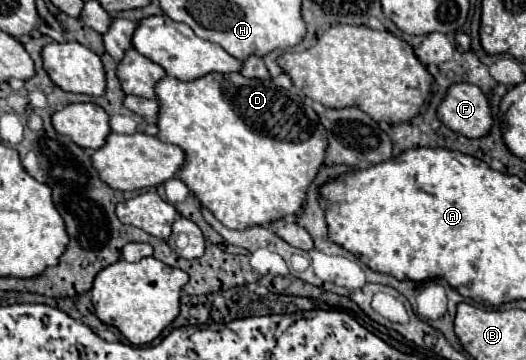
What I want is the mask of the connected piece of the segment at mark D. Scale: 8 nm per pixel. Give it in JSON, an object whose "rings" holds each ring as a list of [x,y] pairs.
{"rings":[[[210,73],[196,81],[164,77],[156,85],[156,95],[160,101],[158,139],[174,143],[186,151],[180,179],[206,209],[212,209],[212,213],[220,217],[220,223],[228,229],[248,229],[300,213],[306,201],[306,191],[324,165],[328,147],[326,129],[320,125],[316,111],[306,105],[302,93],[296,89],[280,89],[270,79],[248,79],[240,73]]]}

